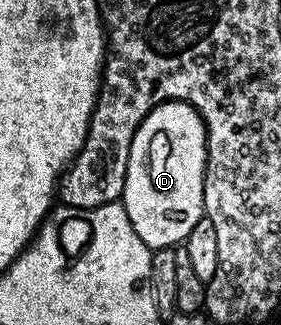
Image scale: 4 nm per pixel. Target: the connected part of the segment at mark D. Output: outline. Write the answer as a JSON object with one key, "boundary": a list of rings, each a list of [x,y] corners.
{"boundary":[[[167,100],[141,122],[129,150],[121,203],[129,214],[129,222],[133,222],[133,230],[137,230],[137,238],[141,238],[147,248],[154,250],[182,245],[189,230],[193,230],[193,226],[197,226],[197,222],[204,219],[203,187],[208,163],[207,127],[192,104],[185,100]]]}

